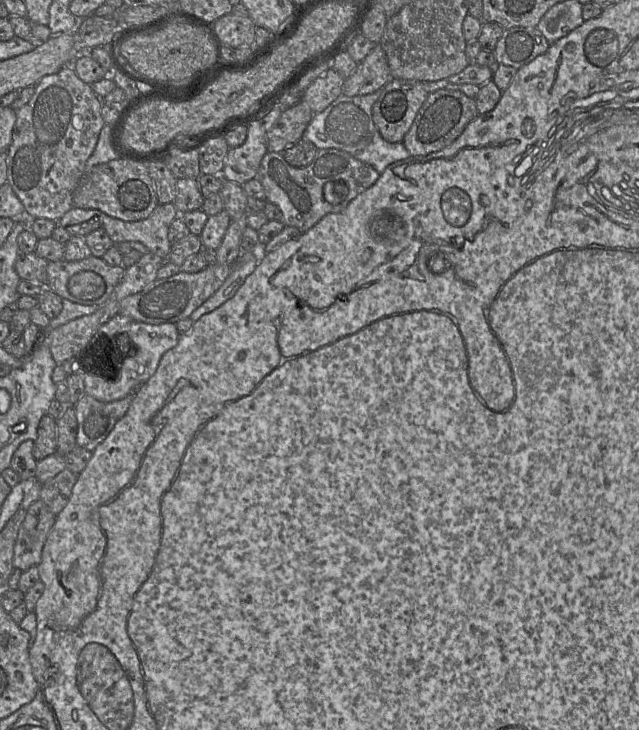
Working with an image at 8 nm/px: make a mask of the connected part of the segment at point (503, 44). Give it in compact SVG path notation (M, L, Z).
M512 27L504 29L494 49L497 62L517 70L544 54L550 42L535 28Z

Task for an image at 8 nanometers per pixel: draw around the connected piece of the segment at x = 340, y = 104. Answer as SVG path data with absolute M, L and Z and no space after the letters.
M381 89L354 97L341 94L325 110L313 115L302 139L311 141L318 149L335 148L345 151L382 174L390 164L404 160L411 154L402 142L388 142L378 131L372 118L372 107L380 94Z

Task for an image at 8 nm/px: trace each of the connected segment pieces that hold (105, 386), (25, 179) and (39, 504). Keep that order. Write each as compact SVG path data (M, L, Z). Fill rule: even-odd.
M132 321L125 333L131 340L131 348L126 355L122 355L120 372L117 376L111 371L106 371L108 376L113 377L113 379L107 379L100 374L100 370L87 367L83 371L85 393L99 401L112 402L134 395L137 389L155 374L163 355L178 344L180 337L175 323L150 324Z
M72 65L44 76L36 85L29 102L16 110L13 139L7 150L7 182L20 199L30 219L58 221L73 207L73 194L86 171L86 161L93 153L105 122L101 115L103 98L83 82Z
M38 499L29 507L14 545L13 566L25 571L38 566L47 537L56 516L47 505Z

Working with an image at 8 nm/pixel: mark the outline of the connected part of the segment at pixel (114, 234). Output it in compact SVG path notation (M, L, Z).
M174 203L158 204L149 217L134 222L104 214L102 227L114 243L140 242L150 252L167 260L171 250L169 227L179 215Z

